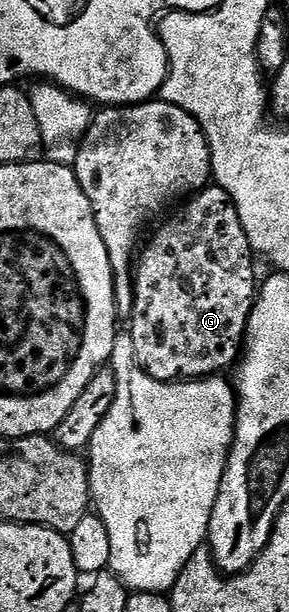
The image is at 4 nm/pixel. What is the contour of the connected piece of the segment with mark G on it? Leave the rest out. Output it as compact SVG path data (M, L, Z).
M208 186L201 192L194 193L182 205L183 209L176 214L172 220L164 219L159 229L155 232L155 237L147 244L147 249L138 257L133 268L133 283L135 285L135 305L129 317L129 331L133 338L133 350L135 351L135 361L142 366L144 372L148 372L154 380L165 380L168 382L178 382L181 380L202 380L214 377L222 368L227 368L240 359L241 349L245 344L247 335L247 323L251 317L251 311L255 305L257 295L257 280L255 284L255 260L251 250L251 243L245 234L245 226L241 226L241 218L235 209L233 198L223 188L218 186Z

